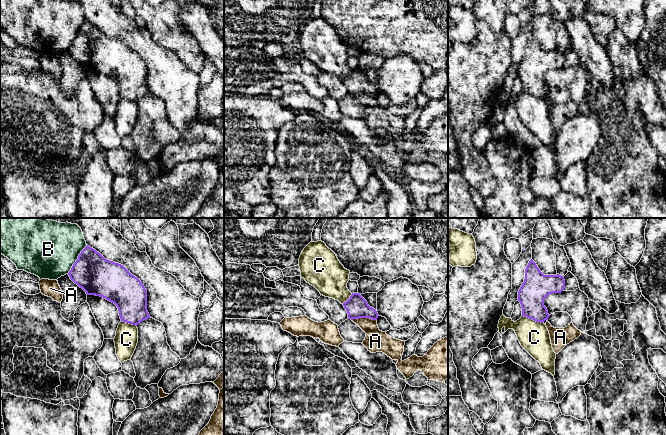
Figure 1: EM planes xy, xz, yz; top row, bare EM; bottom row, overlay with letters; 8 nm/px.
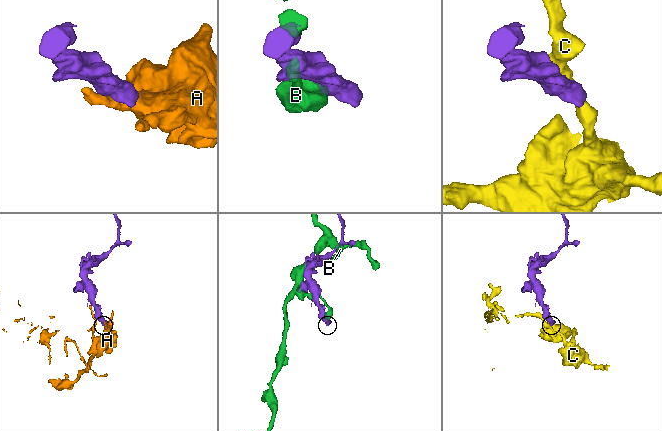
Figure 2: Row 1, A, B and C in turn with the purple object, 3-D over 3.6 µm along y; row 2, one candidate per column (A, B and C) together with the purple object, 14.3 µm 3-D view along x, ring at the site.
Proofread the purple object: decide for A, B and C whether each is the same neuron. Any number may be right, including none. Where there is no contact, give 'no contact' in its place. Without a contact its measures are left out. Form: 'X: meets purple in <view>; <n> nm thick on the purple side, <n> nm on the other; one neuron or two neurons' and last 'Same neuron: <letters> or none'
A: meets purple in xz; 180 nm thick on the purple side, 180 nm on the other; two neurons
B: meets purple in xy; 300 nm thick on the purple side, 460 nm on the other; two neurons
C: meets purple in yz; 220 nm thick on the purple side, 240 nm on the other; two neurons
Same neuron: none

